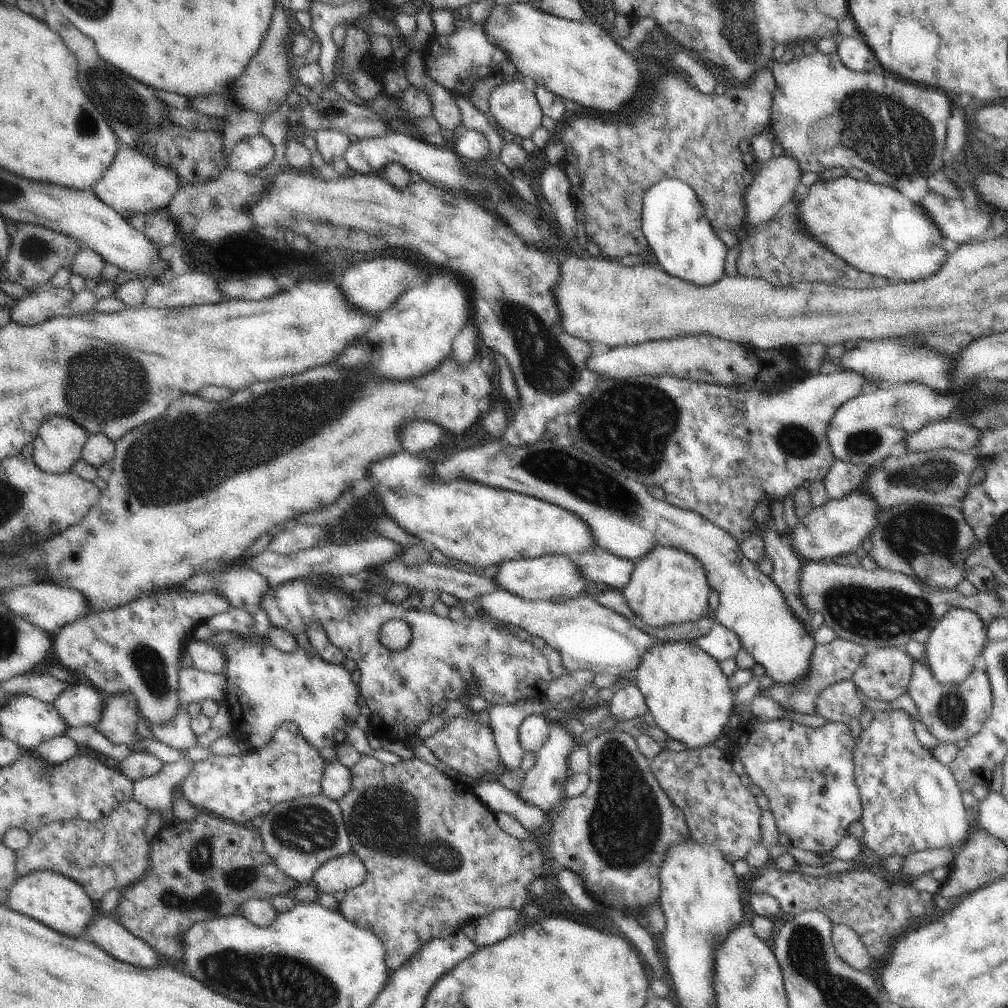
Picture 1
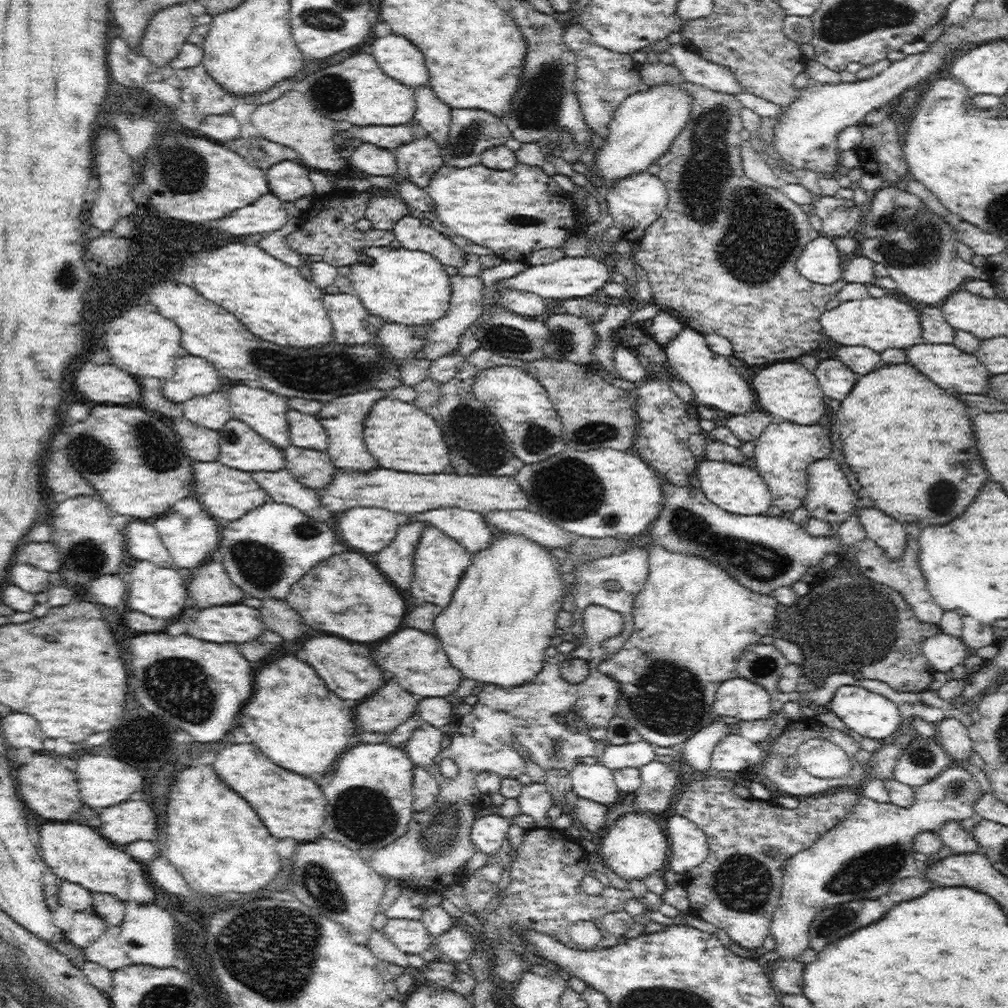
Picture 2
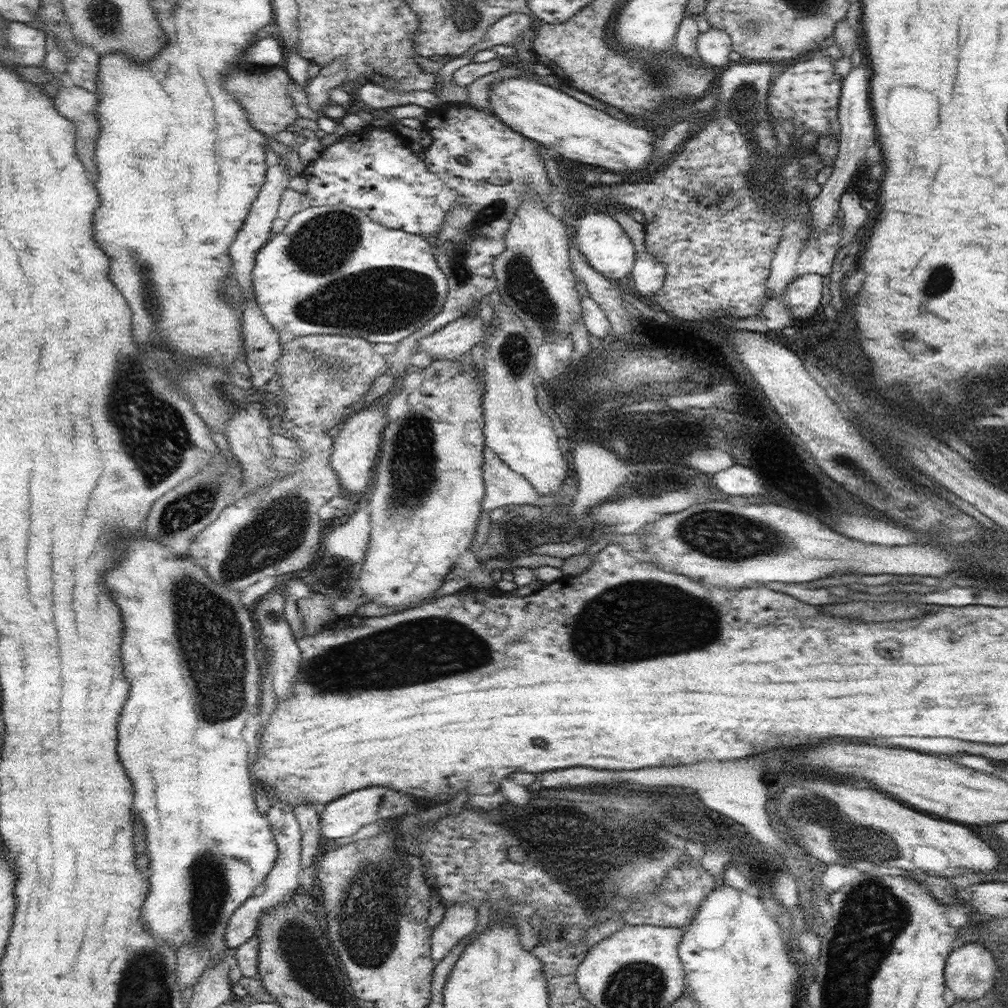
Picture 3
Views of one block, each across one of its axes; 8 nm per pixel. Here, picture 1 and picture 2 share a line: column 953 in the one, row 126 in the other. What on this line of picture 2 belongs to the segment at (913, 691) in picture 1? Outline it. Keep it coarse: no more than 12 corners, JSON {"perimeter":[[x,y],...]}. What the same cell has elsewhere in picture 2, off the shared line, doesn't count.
{"perimeter":[[679,84],[669,194],[633,251],[654,302],[750,366],[814,350],[847,282],[820,232],[746,177],[736,95]]}

